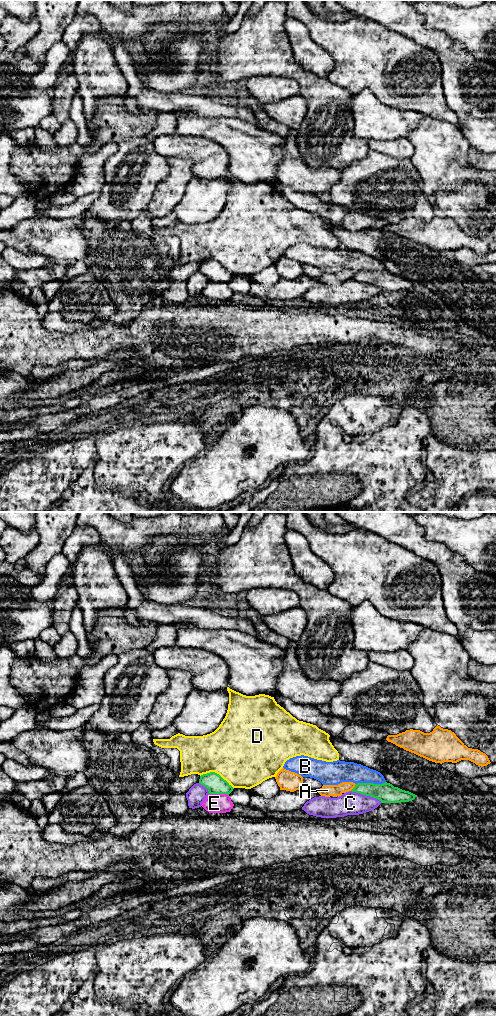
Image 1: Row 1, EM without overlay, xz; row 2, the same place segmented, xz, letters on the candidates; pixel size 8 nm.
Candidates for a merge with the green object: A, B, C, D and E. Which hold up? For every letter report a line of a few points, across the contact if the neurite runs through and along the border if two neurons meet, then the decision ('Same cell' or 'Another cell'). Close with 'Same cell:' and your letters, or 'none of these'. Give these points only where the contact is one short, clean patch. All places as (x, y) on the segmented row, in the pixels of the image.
A: Another cell
B: Another cell
C: Another cell
D: Another cell
E: Line: xz (209, 793), (226, 793), (228, 795). Another cell
Same cell: none of these

